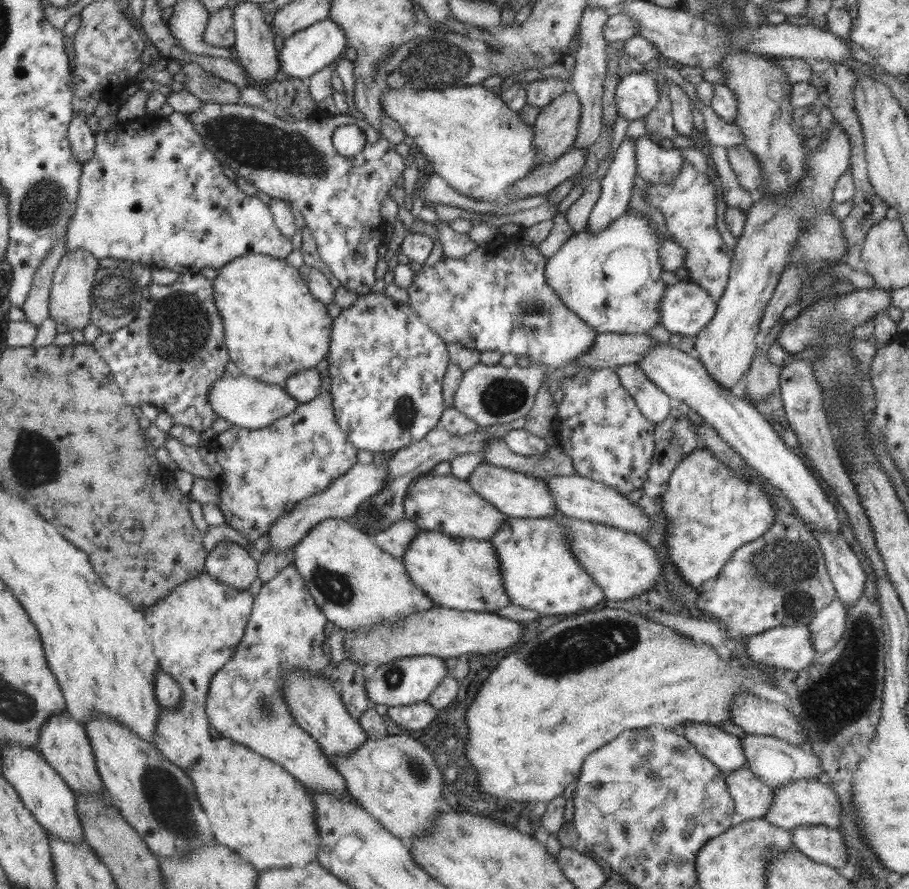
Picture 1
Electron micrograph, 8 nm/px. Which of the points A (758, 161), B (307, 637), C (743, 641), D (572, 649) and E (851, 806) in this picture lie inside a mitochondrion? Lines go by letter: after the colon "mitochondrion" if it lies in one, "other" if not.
A: other
B: other
C: other
D: mitochondrion
E: other

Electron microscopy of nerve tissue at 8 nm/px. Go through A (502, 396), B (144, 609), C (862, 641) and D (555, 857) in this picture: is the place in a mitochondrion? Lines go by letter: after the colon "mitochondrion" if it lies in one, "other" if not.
A: mitochondrion
B: other
C: mitochondrion
D: other

